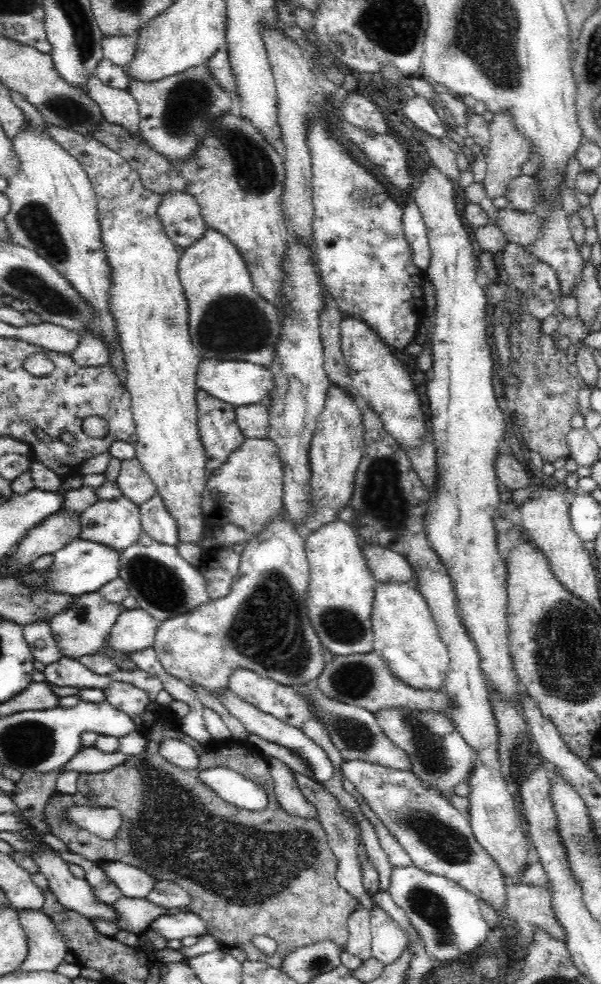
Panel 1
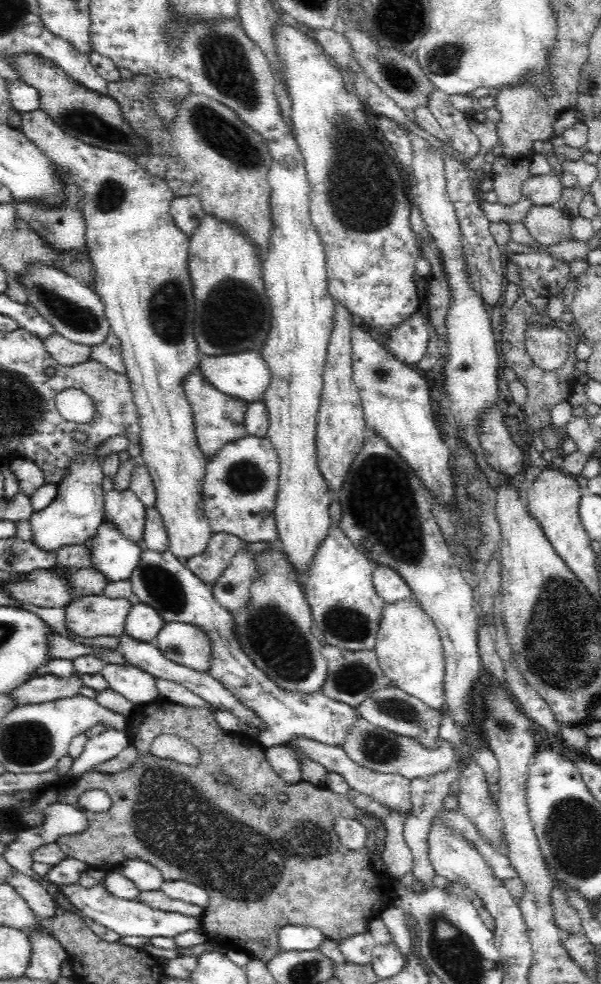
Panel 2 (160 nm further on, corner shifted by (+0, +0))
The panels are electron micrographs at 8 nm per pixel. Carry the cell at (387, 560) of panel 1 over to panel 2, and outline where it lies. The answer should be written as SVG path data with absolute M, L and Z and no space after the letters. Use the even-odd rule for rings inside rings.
M376 565L373 572L373 586L384 603L412 601L413 594L401 575L386 565Z

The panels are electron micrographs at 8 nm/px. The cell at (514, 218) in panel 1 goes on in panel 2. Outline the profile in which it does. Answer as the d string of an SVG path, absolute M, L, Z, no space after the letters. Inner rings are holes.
M534 205L523 223L535 242L549 247L560 241L577 240L573 233L572 220L572 217L560 209L560 205Z

